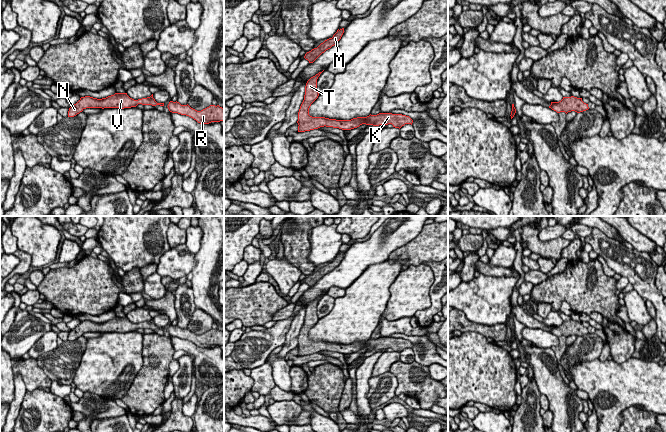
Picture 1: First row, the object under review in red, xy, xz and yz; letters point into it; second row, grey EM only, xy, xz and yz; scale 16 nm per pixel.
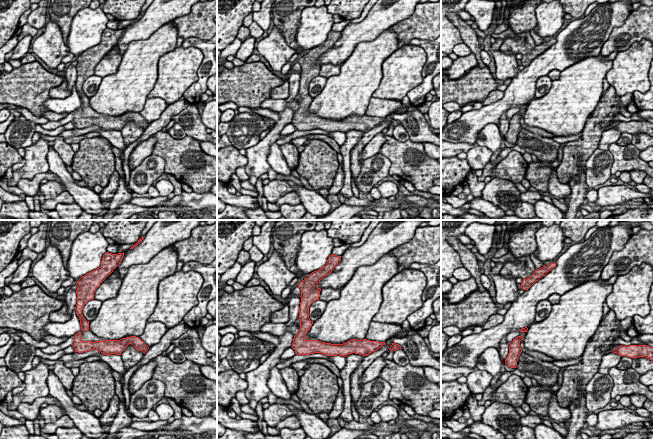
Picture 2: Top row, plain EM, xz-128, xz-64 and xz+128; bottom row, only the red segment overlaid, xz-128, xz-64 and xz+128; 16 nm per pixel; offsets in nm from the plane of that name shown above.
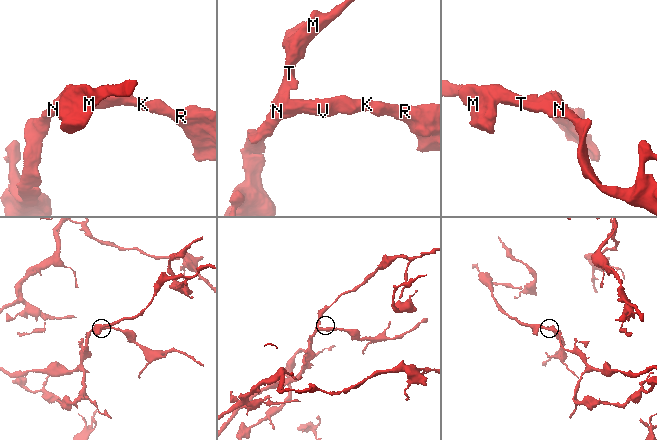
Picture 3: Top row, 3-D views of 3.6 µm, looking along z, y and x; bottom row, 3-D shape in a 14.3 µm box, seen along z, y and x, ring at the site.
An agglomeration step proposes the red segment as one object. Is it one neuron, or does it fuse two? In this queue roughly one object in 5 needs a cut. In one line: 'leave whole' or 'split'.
leave whole

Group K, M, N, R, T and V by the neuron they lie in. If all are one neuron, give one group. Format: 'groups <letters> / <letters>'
groups K M N R T V

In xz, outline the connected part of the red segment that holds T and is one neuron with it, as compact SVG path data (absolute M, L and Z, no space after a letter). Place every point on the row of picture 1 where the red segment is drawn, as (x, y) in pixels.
M319 72L311 77L306 83L304 100L298 112L298 132L310 131L324 126L342 130L351 130L362 124L373 126L392 124L393 127L399 129L405 124L412 125L413 120L409 116L392 113L379 113L377 115L370 114L367 117L357 117L351 120L336 120L310 116L309 108L319 96L319 93L317 92L317 79L321 73L322 72Z

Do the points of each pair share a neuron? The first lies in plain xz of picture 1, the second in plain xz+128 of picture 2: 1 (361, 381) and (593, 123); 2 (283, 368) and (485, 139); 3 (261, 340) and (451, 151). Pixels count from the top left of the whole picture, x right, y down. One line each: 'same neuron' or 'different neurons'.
1: different neurons
2: same neuron
3: different neurons

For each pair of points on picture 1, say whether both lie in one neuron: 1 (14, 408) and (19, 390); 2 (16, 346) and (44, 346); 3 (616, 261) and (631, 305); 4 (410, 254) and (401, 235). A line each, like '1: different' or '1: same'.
1: same
2: different
3: different
4: different

